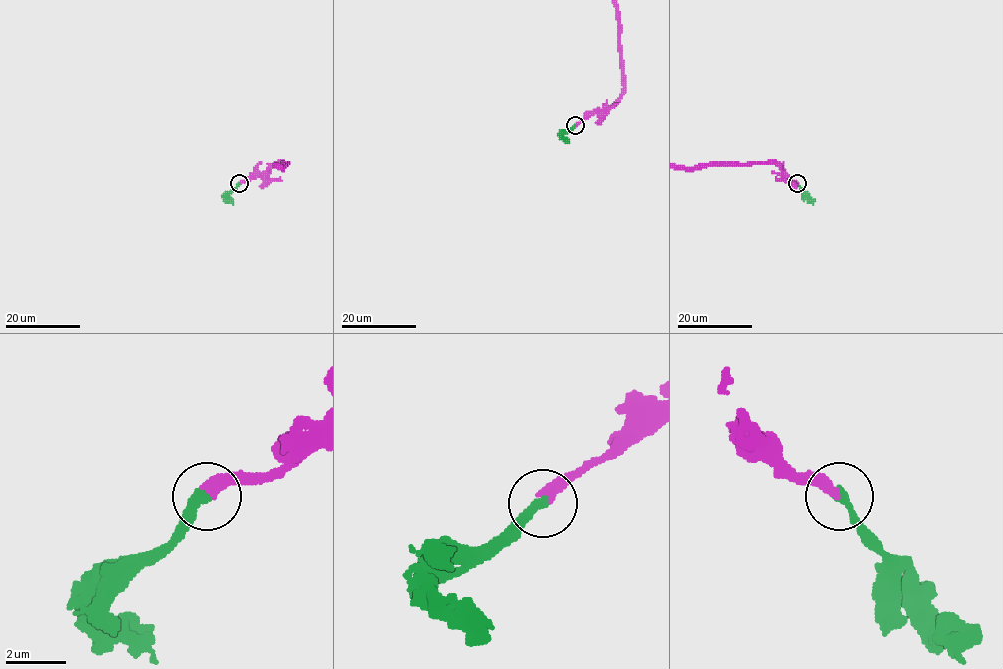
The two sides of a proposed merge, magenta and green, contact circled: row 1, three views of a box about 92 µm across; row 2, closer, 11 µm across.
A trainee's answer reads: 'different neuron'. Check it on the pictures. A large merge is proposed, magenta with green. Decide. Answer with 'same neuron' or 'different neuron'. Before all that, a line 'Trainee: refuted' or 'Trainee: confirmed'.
Trainee: refuted
same neuron

